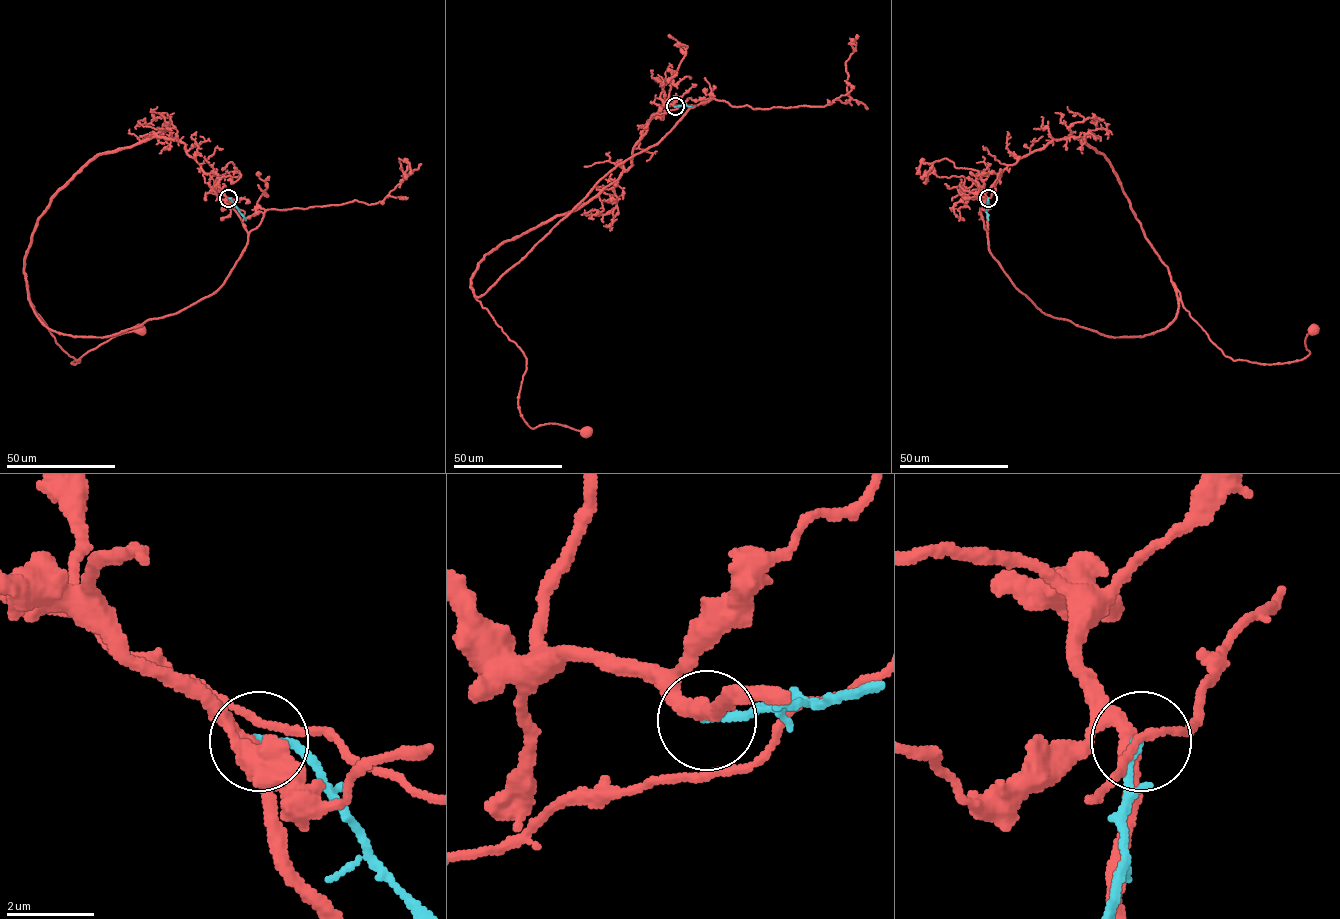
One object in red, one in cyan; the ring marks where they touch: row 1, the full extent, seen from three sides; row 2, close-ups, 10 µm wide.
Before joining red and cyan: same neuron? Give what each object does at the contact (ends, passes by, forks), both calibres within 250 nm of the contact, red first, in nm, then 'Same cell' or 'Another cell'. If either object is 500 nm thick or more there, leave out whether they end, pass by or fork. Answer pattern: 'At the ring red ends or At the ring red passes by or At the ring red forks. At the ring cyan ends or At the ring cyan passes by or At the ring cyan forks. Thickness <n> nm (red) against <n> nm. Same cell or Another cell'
At the ring red forks. At the ring cyan ends. Thickness 280 nm (red) against 190 nm. Another cell

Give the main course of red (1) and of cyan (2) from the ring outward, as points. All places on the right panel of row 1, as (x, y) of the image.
1: (988, 198), (988, 249), (1043, 313), (1143, 337), (1177, 290), (1225, 356), (1258, 363), (1302, 360), (1315, 329)
2: (988, 198), (988, 220)

